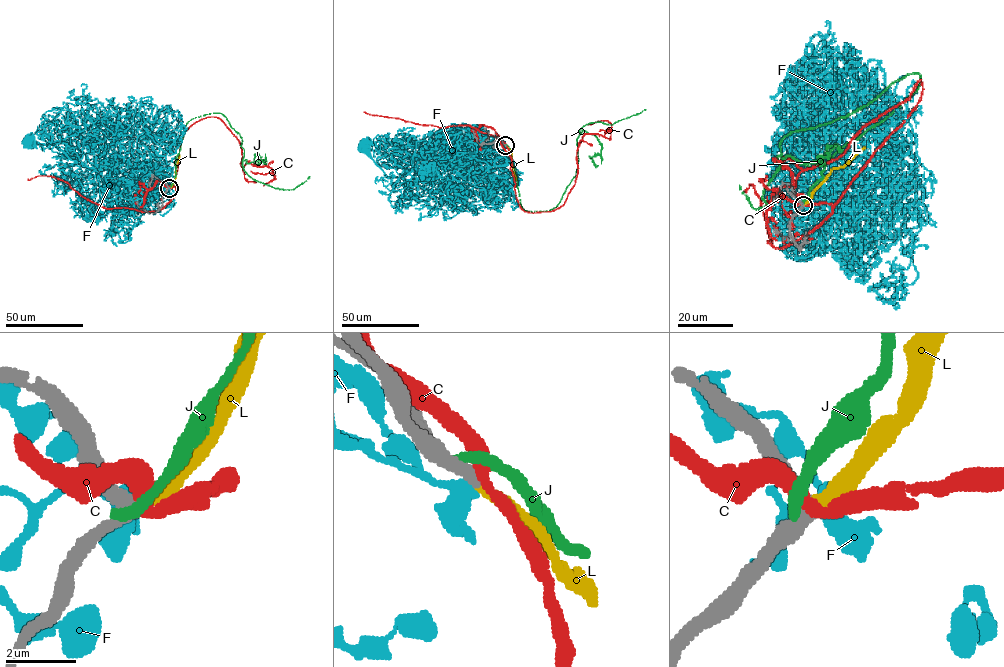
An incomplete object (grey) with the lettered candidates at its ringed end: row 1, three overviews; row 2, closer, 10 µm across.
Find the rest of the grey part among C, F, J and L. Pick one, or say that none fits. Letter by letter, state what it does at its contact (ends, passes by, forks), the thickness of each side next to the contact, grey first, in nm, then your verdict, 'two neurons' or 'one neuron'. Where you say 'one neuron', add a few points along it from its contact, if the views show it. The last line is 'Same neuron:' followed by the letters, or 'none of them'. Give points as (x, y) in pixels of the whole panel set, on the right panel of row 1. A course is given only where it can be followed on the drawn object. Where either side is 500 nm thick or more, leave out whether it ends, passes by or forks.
C: it passes by; 320 nm thick on the grey side, 320 nm on the other; two neurons
F: it passes by; 340 nm thick on the grey side, 460 nm on the other; two neurons
J: it ends there; 400 nm thick on the grey side, 340 nm on the other; two neurons
L: it ends there; 320 nm thick on the grey side, 340 nm on the other; one neuron; it runs (804, 205), (832, 170), (846, 165), (865, 147)
Same neuron: L

